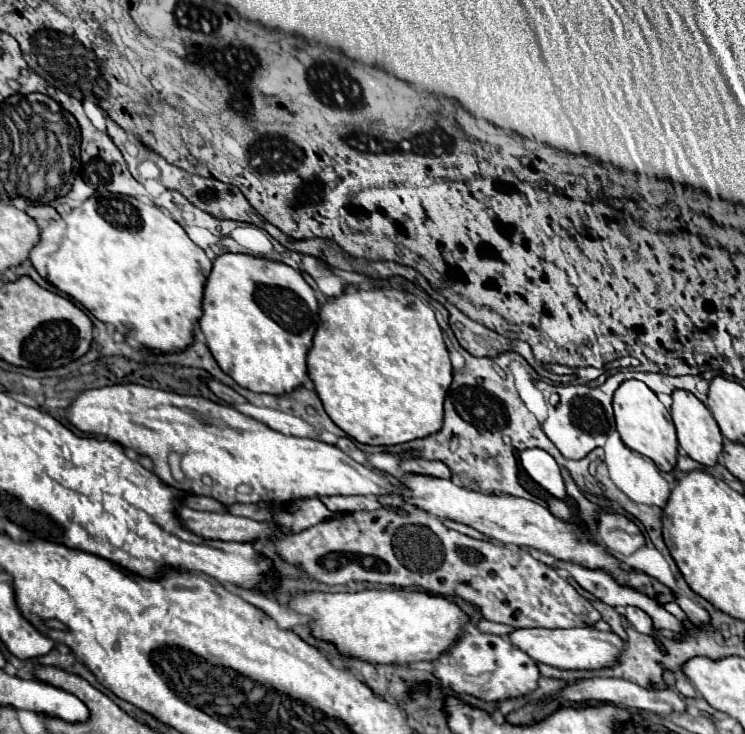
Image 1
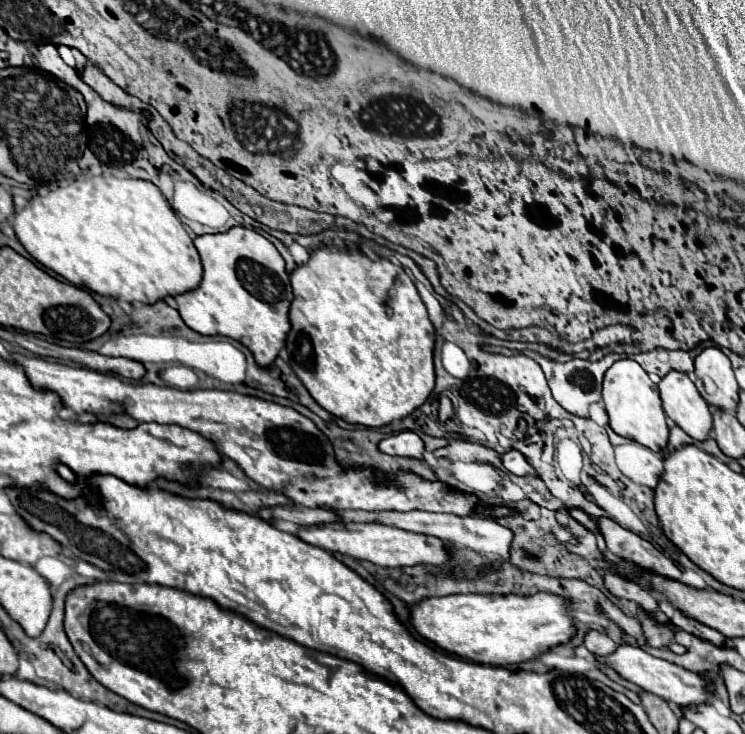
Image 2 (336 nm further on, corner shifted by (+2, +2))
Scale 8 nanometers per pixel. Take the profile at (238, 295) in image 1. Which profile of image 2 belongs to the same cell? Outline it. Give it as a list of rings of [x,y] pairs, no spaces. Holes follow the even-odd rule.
[[[233,227],[225,233],[195,237],[195,247],[203,261],[203,281],[195,291],[175,297],[177,311],[181,313],[185,325],[201,335],[221,335],[243,343],[253,353],[257,365],[269,367],[277,359],[291,331],[289,309],[293,301],[293,287],[289,273],[285,271],[283,257],[273,247],[273,243],[269,243],[261,233],[247,227]]]

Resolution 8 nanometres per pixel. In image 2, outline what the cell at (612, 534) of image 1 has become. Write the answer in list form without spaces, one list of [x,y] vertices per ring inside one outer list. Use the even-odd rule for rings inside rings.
[[[595,517],[595,523],[597,523],[601,535],[605,537],[607,549],[615,557],[631,561],[647,571],[661,573],[671,579],[681,579],[679,567],[671,559],[667,559],[661,551],[657,551],[647,539],[639,537],[637,533],[633,533],[629,529],[623,529],[617,521],[613,521],[609,517]]]

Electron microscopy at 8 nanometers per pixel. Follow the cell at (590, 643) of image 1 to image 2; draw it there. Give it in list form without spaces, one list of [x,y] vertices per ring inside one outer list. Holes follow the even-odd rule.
[[[619,645],[613,653],[609,655],[595,655],[595,659],[607,667],[611,667],[613,671],[617,671],[623,679],[643,687],[649,693],[655,693],[657,697],[663,697],[665,701],[673,701],[677,705],[693,705],[693,703],[707,703],[711,701],[711,695],[705,691],[703,687],[703,679],[697,673],[691,673],[679,665],[673,665],[669,661],[657,659],[653,655],[649,655],[647,651],[643,651],[637,645]]]

